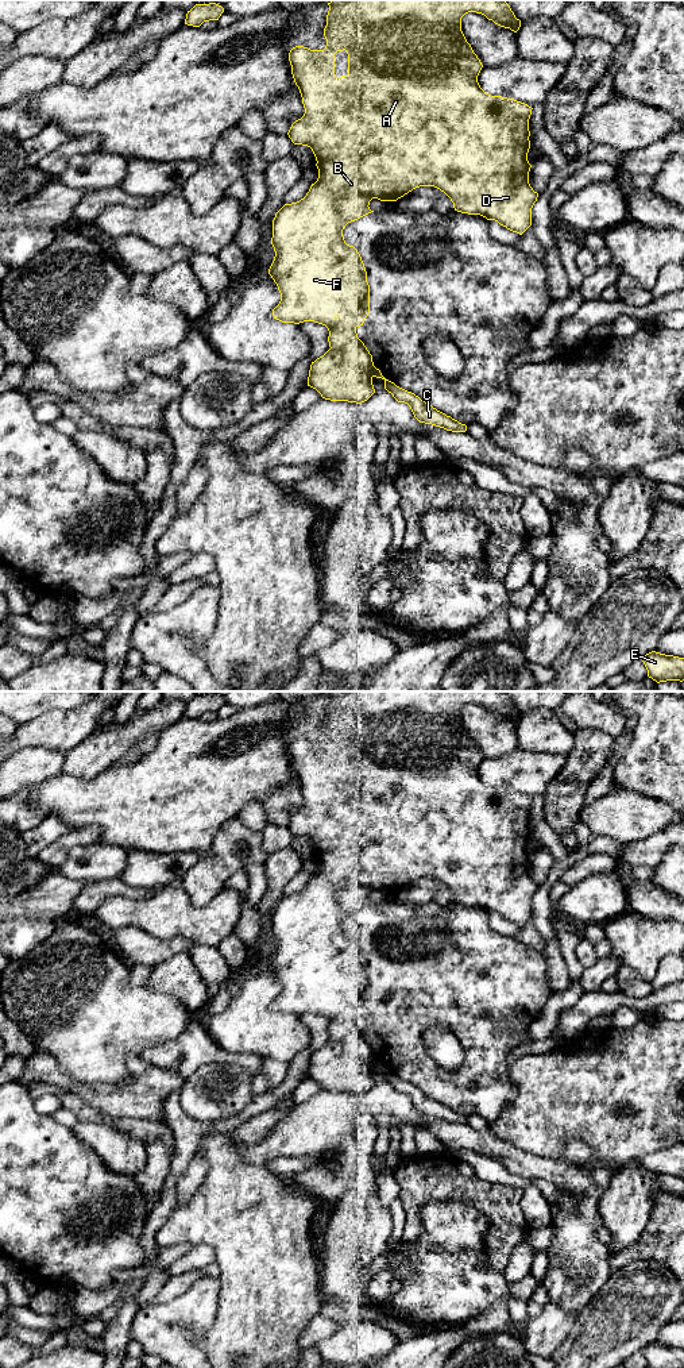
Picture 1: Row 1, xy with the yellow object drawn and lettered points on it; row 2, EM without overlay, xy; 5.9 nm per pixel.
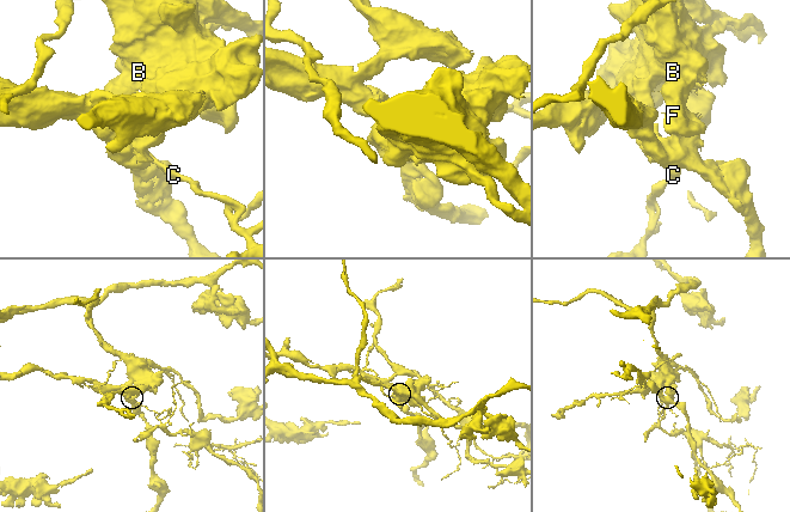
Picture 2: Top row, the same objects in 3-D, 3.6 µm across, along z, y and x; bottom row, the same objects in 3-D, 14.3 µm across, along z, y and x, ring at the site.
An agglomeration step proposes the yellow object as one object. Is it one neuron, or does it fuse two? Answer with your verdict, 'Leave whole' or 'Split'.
Split

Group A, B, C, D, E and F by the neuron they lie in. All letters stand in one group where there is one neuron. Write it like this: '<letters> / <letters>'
A B D F / C E

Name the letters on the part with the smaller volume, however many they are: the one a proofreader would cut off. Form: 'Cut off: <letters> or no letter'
Cut off: C, E

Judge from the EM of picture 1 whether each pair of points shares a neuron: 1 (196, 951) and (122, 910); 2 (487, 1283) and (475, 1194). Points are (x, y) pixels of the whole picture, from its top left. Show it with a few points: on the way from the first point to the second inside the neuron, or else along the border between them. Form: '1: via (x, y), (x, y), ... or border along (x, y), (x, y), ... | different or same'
1: border along (216, 948), (208, 944), (193, 943), (188, 952) | different
2: border along (447, 1201), (466, 1201), (486, 1217), (485, 1240) | different

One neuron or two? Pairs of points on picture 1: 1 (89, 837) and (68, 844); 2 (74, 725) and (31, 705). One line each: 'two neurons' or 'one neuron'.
1: one neuron
2: two neurons

